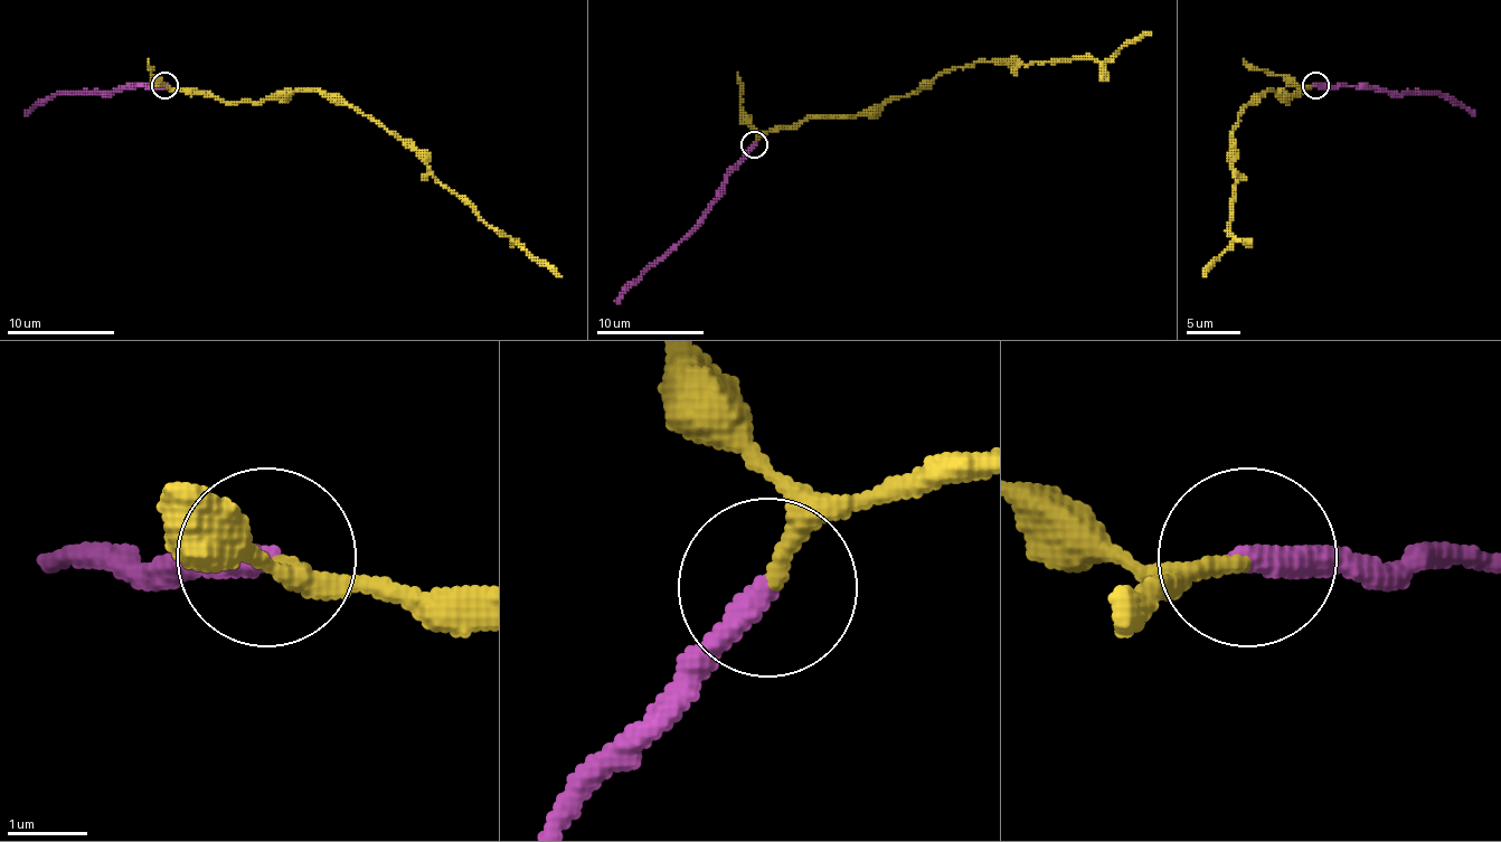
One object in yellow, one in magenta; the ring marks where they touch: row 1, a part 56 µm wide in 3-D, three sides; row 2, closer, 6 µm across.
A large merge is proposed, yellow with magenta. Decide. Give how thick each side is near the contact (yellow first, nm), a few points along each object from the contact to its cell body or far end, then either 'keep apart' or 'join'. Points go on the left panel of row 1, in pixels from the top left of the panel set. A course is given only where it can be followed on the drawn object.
calibres 220 and 360 nm; course yellow (164, 86), (210, 92), (226, 102), (320, 92), (371, 115), (489, 226), (562, 276); course magenta (164, 86), (52, 94), (25, 115); keep apart

